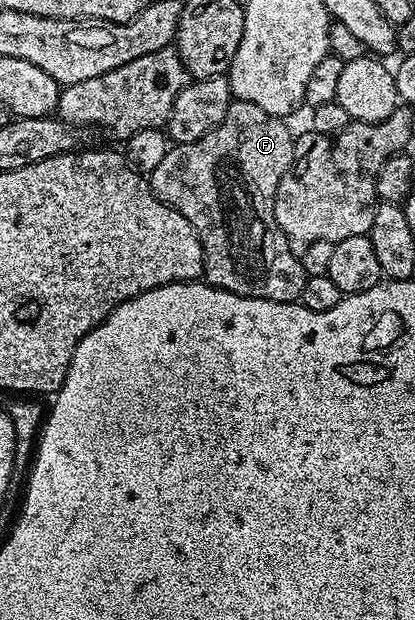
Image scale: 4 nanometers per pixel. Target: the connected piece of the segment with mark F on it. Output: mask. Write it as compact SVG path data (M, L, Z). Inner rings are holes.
M232 100L220 125L193 143L172 144L165 159L161 159L161 163L149 174L154 193L193 223L193 231L197 231L197 239L201 239L203 277L208 285L242 297L270 301L295 303L303 296L308 275L302 267L300 254L289 247L287 236L275 218L275 192L279 178L289 171L295 154L295 137L287 124L284 118L261 111L257 103Z

